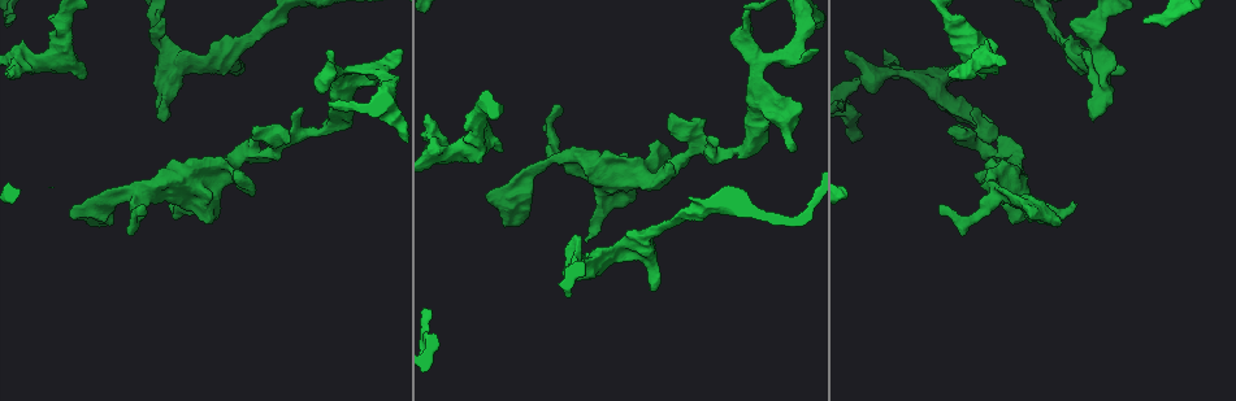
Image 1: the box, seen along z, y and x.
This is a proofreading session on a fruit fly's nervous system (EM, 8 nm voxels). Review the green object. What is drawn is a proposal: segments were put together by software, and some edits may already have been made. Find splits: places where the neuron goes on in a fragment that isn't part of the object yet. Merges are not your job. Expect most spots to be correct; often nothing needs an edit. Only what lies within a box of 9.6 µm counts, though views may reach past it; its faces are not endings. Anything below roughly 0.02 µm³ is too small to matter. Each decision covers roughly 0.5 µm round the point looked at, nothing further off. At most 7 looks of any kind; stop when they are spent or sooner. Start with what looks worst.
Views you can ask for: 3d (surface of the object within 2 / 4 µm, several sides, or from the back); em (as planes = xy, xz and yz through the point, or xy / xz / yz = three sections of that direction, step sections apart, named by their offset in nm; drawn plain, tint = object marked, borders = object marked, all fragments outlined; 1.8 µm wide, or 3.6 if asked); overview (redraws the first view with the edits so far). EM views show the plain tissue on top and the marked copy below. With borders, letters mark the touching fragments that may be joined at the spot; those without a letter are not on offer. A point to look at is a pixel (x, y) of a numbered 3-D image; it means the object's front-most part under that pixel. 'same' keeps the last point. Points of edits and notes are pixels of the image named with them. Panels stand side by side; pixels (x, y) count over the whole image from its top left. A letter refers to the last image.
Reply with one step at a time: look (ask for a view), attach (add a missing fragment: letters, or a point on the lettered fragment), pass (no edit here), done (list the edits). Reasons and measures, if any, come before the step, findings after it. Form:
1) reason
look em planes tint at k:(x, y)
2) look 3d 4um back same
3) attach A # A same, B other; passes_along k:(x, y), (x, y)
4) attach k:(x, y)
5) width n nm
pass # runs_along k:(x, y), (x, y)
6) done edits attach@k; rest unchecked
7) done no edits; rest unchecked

look 3d 2um at 1:(1076, 205)

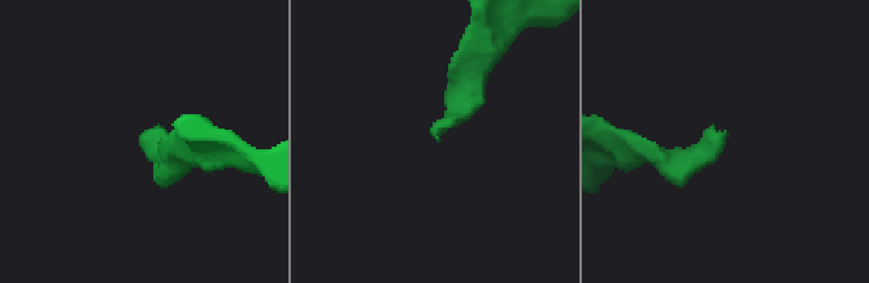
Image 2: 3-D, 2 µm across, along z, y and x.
look em xy step 8 borders at 2:(439, 139)

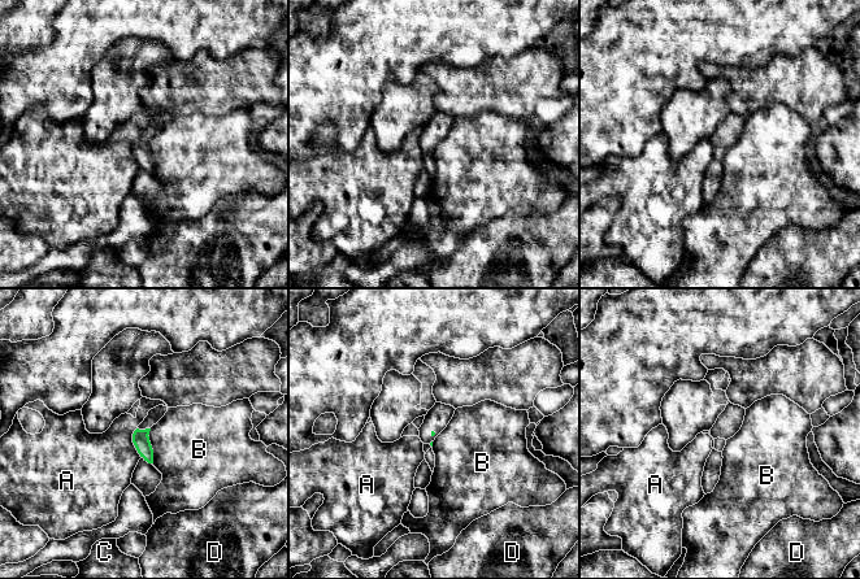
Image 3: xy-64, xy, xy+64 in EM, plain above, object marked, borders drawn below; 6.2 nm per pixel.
cut it another way
look em planes borders same

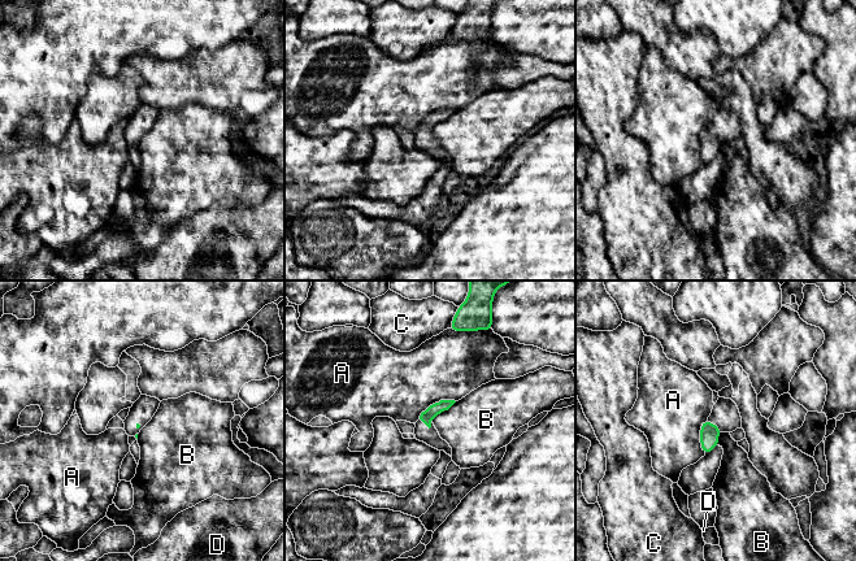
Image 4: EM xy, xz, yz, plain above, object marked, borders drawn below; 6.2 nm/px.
longest_contact A 260 nm
pass # A other, B other, C other, D other; none of them fits

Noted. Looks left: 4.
an open end
look 3d 2um back at 1:(77, 77)

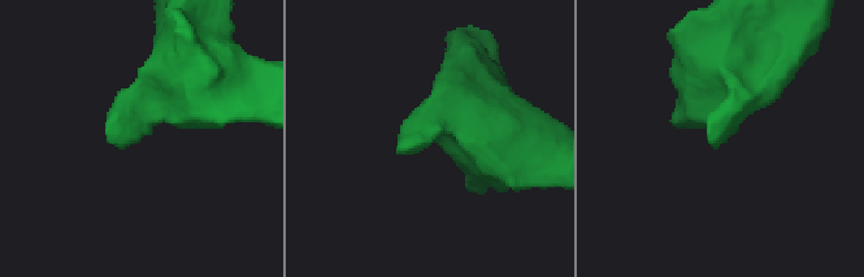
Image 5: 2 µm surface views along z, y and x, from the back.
need the tissue
look em planes borders at 5:(424, 147)

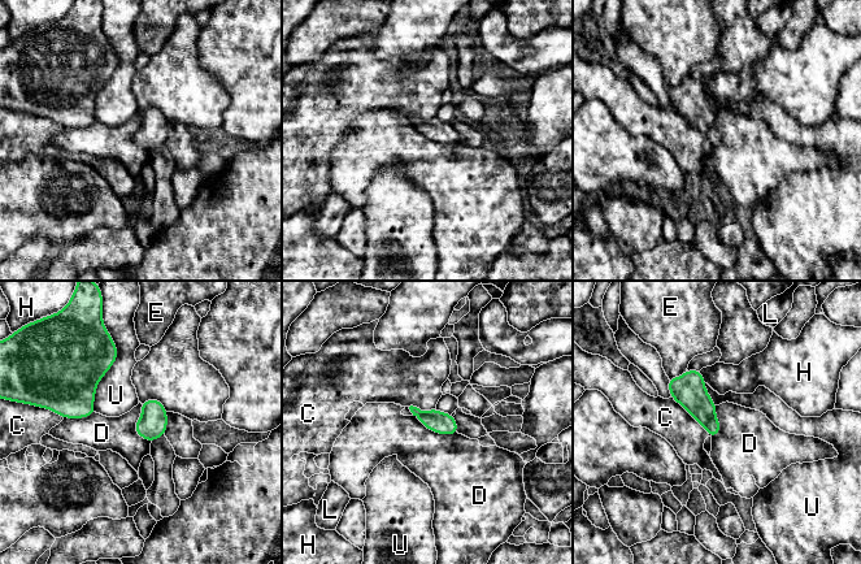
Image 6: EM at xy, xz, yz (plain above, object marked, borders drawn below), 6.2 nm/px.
width 140 nm
pass # C other, D other, E other, H other, L other, U other; border 6:(413, 415), (434, 432), (457, 434); none of them fits

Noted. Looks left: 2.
free end
look 3d 2um at 1:(1123, 70)

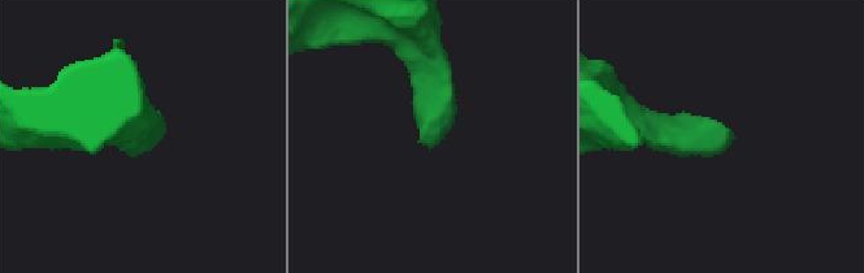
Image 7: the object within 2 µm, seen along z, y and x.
look em planes borders at 7:(729, 130)

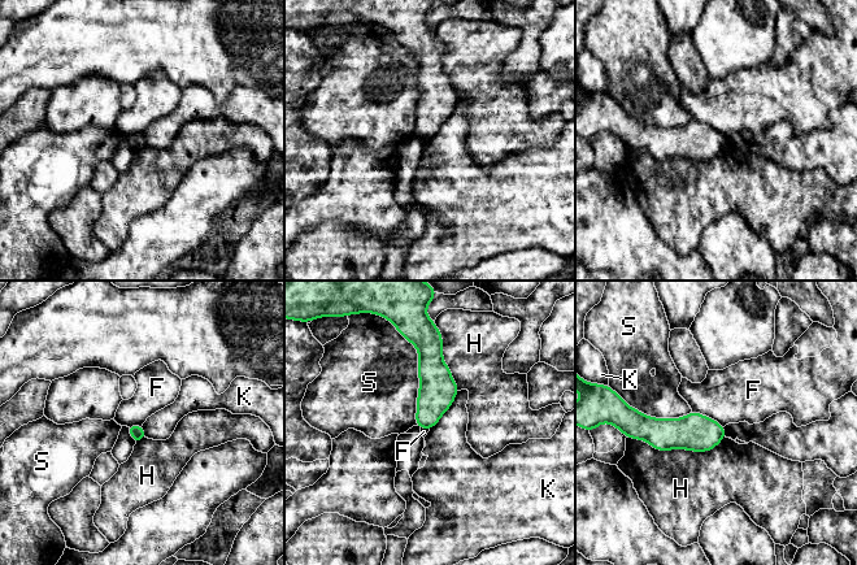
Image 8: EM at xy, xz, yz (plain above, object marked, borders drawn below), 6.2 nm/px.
pass # F other, H other, K other, S other; border 8:(692, 409), (710, 416), (723, 426); none of them fits

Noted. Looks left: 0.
done no edits; rest unchecked

